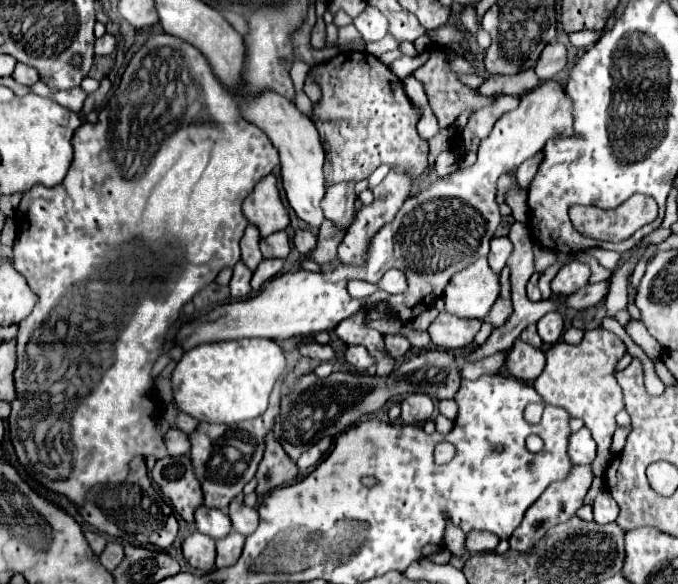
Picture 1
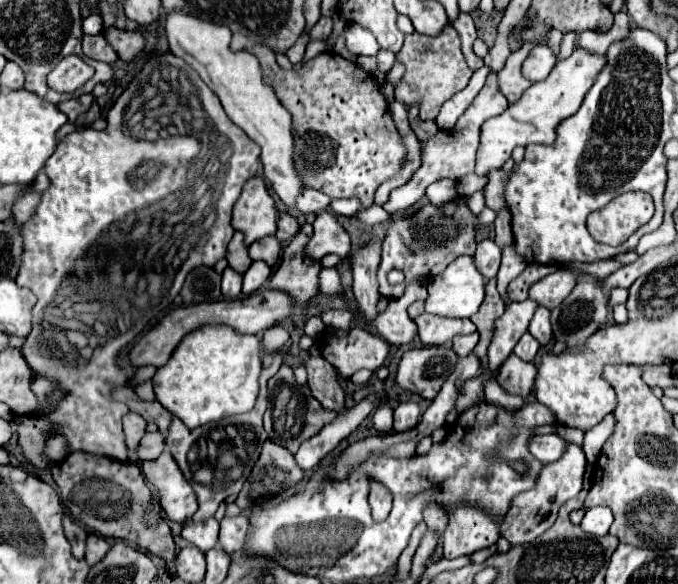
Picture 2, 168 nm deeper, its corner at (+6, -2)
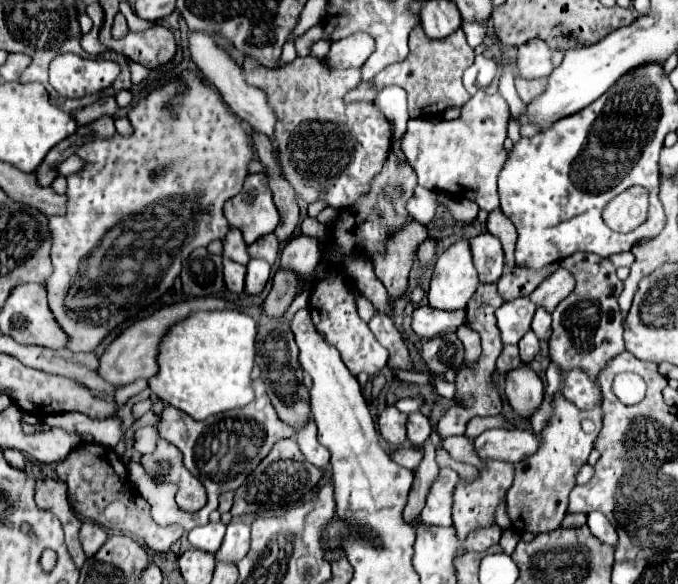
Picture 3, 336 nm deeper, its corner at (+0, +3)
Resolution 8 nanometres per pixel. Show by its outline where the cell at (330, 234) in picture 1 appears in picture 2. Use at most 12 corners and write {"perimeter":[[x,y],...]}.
{"perimeter":[[313,225],[289,243],[273,289],[287,289],[299,303],[317,295],[321,261],[309,257]]}

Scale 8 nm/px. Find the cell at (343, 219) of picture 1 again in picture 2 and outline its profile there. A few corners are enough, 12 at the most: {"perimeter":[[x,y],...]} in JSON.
{"perimeter":[[321,211],[307,245],[311,257],[343,255],[351,239],[339,217]]}

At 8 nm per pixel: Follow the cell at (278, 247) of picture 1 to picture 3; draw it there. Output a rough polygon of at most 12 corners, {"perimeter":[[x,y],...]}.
{"perimeter":[[265,234],[247,248],[251,258],[273,264],[279,254],[275,234]]}

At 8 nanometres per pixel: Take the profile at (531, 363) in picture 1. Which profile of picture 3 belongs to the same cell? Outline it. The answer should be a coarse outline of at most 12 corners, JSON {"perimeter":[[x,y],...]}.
{"perimeter":[[531,368],[507,374],[505,394],[527,420],[539,410],[545,388]]}

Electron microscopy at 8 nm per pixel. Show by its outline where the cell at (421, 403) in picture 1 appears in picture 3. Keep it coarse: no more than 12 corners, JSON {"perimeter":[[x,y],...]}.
{"perimeter":[[421,412],[409,416],[407,438],[423,446],[433,428]]}

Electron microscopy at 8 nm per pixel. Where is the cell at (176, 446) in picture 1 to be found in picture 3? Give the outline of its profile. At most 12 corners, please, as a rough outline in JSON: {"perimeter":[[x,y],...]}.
{"perimeter":[[153,426],[135,432],[135,450],[153,452],[159,436]]}

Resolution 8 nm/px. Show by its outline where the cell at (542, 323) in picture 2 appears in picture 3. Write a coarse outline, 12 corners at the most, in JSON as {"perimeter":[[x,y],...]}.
{"perimeter":[[537,308],[531,330],[539,340],[551,336],[551,314]]}

